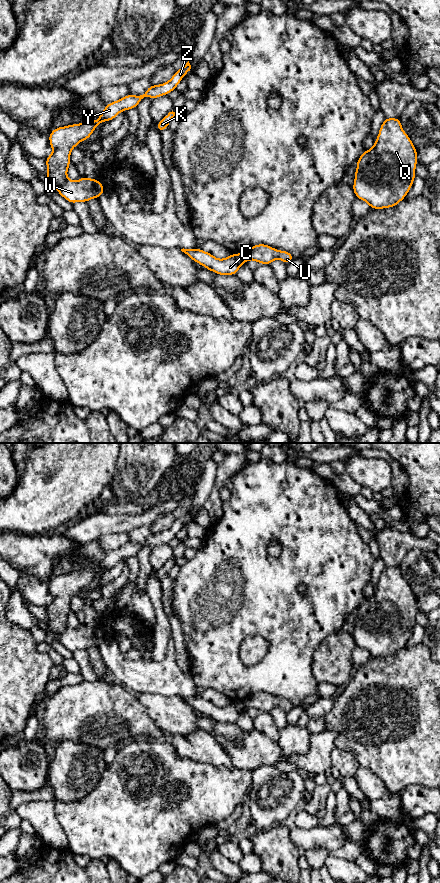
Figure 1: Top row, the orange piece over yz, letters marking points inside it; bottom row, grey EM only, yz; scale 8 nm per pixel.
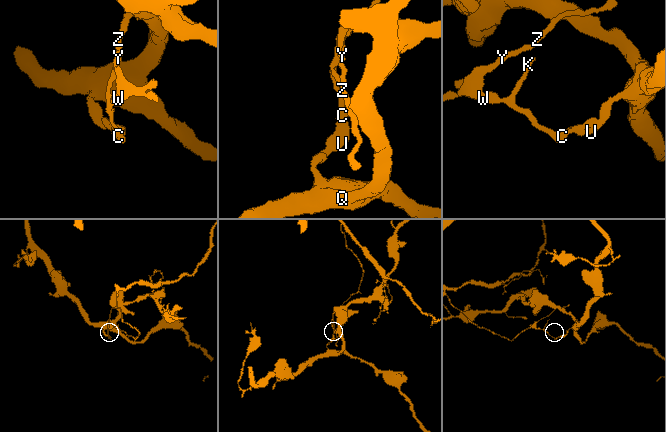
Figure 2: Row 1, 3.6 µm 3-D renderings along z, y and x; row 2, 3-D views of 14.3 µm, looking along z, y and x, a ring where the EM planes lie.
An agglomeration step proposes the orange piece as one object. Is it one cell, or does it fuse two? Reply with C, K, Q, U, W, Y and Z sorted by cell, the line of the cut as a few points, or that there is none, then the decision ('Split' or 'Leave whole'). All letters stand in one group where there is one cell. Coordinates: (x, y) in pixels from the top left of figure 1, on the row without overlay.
Groups: C K W Y Z / Q U. Split along yz (242, 701), (246, 708). Split

